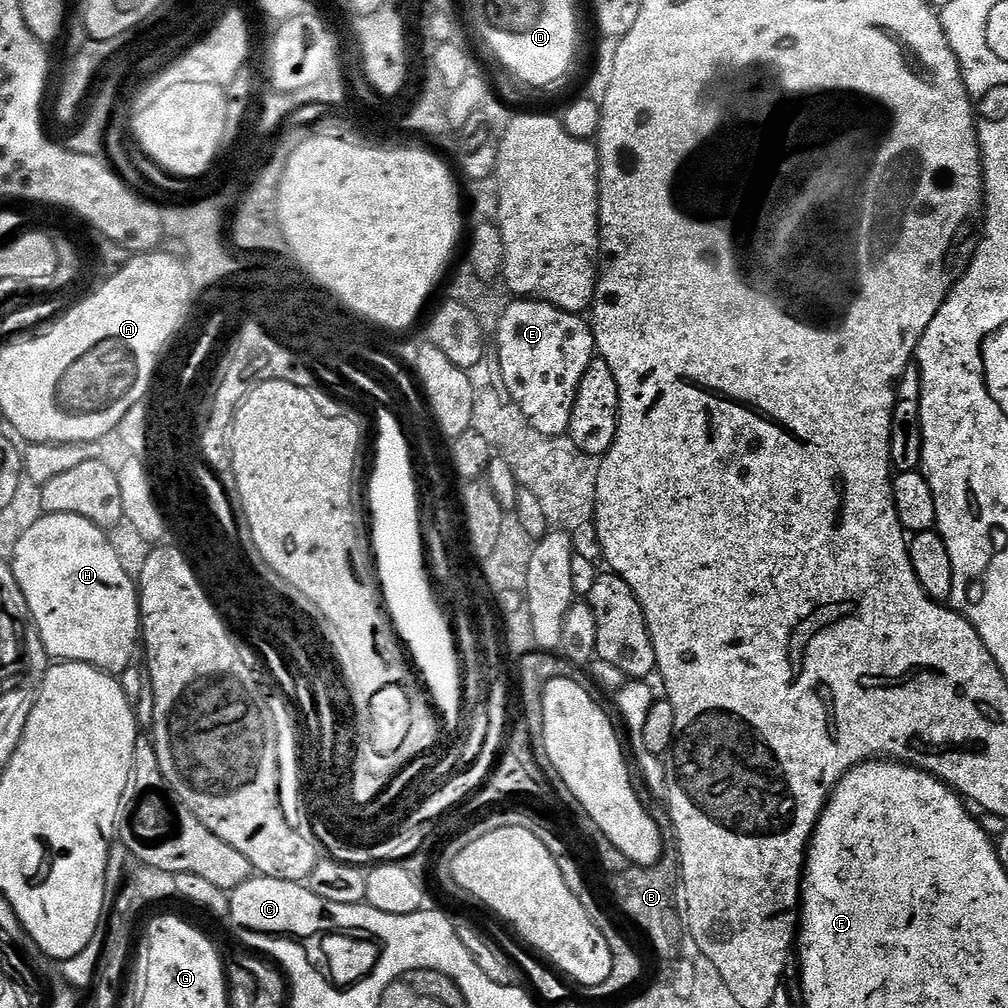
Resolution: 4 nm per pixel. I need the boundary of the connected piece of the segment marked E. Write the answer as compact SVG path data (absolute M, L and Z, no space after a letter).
M516 298L511 302L513 304L509 303L501 314L501 321L494 335L494 351L502 364L498 376L502 381L503 391L507 399L515 402L518 410L526 414L530 426L534 426L538 434L565 435L570 426L570 414L574 410L574 398L582 382L582 374L586 374L590 362L598 356L592 325L583 315L567 312L544 300Z

